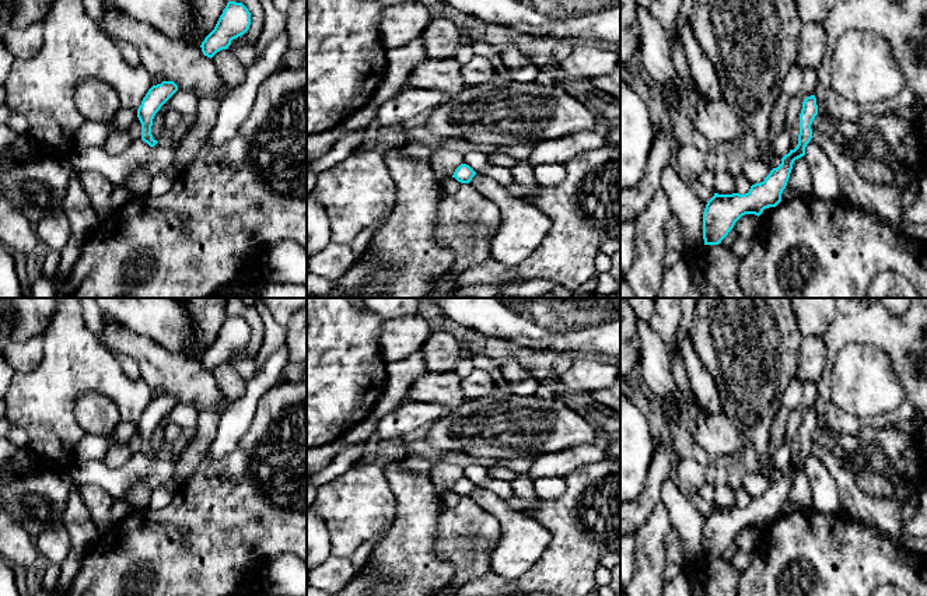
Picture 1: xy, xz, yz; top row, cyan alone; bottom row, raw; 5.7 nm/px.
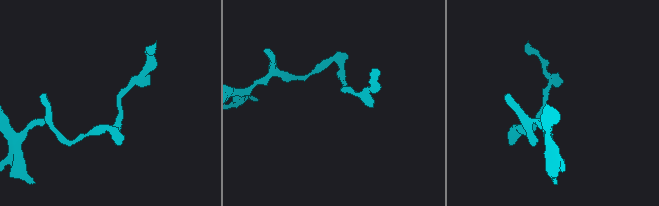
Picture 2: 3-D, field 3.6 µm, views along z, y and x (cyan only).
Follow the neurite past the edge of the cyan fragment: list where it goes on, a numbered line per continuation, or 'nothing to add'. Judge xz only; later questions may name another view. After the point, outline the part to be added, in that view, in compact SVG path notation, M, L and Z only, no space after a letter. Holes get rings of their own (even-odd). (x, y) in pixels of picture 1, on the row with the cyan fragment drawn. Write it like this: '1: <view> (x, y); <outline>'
nothing to add

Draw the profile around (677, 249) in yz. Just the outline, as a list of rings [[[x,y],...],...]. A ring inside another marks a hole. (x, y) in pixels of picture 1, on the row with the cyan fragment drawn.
[[[671,215],[665,228],[665,253],[664,253],[664,269],[668,270],[675,266],[679,260],[690,259],[697,266],[699,256],[692,253],[692,249],[686,243],[683,236],[683,228],[675,215]]]

